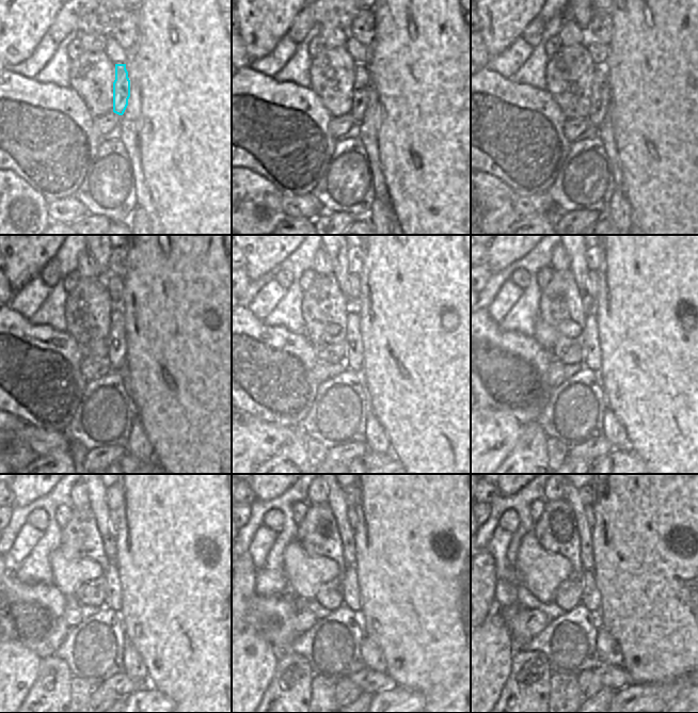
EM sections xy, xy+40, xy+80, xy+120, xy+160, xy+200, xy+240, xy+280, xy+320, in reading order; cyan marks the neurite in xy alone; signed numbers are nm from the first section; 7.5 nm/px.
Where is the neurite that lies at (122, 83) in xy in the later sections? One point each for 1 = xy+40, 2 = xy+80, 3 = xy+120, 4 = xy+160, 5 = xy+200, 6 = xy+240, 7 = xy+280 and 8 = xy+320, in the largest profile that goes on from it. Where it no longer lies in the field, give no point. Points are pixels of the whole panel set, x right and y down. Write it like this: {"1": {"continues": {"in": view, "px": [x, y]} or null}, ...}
{"1": {"continues": {"in": "xy+40", "px": [361, 88]}}, "2": {"continues": {"in": "xy+80", "px": [600, 91]}}, "3": {"continues": {"in": "xy+120", "px": [116, 355]}}, "4": {"continues": {"in": "xy+160", "px": [353, 361]}}, "5": {"continues": {"in": "xy+200", "px": [592, 360]}}, "6": {"continues": {"in": "xy+240", "px": [113, 600]}}, "7": {"continues": {"in": "xy+280", "px": [351, 593]}}, "8": {"continues": {"in": "xy+320", "px": [590, 599]}}}

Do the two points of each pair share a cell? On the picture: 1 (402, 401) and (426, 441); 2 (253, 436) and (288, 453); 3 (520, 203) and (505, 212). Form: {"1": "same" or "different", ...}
{"1": "same", "2": "different", "3": "different"}

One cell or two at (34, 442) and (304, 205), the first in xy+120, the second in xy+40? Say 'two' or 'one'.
one

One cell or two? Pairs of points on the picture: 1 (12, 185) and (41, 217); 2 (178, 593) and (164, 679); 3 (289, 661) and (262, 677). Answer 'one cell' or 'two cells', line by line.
1: one cell
2: one cell
3: two cells

